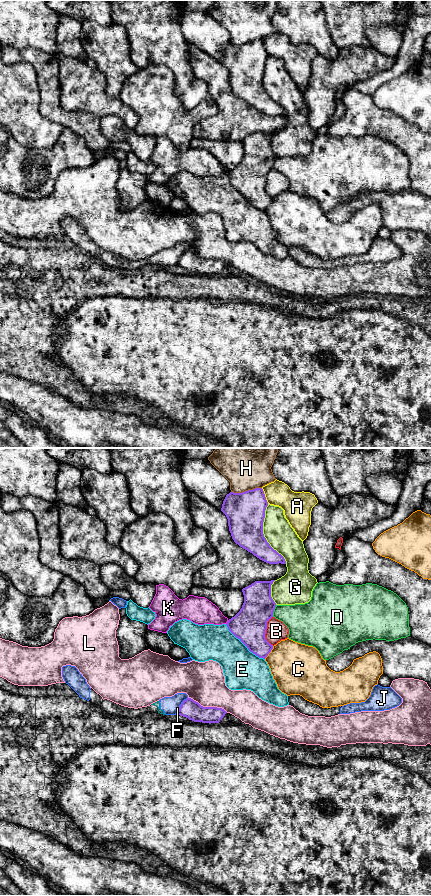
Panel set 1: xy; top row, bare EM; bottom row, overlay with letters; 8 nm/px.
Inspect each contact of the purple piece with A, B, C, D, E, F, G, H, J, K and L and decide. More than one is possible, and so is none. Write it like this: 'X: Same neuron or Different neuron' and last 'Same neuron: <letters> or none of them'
A: Different neuron
B: Different neuron
C: Different neuron
D: Different neuron
E: Different neuron
F: Different neuron
G: Different neuron
H: Different neuron
J: Different neuron
K: Different neuron
L: Different neuron
Same neuron: none of them

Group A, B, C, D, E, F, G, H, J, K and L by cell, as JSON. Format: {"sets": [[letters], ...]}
{"sets": [["A"], ["B"], ["C"], ["D"], ["E"], ["F", "J"], ["G"], ["H"], ["K"], ["L"]]}

